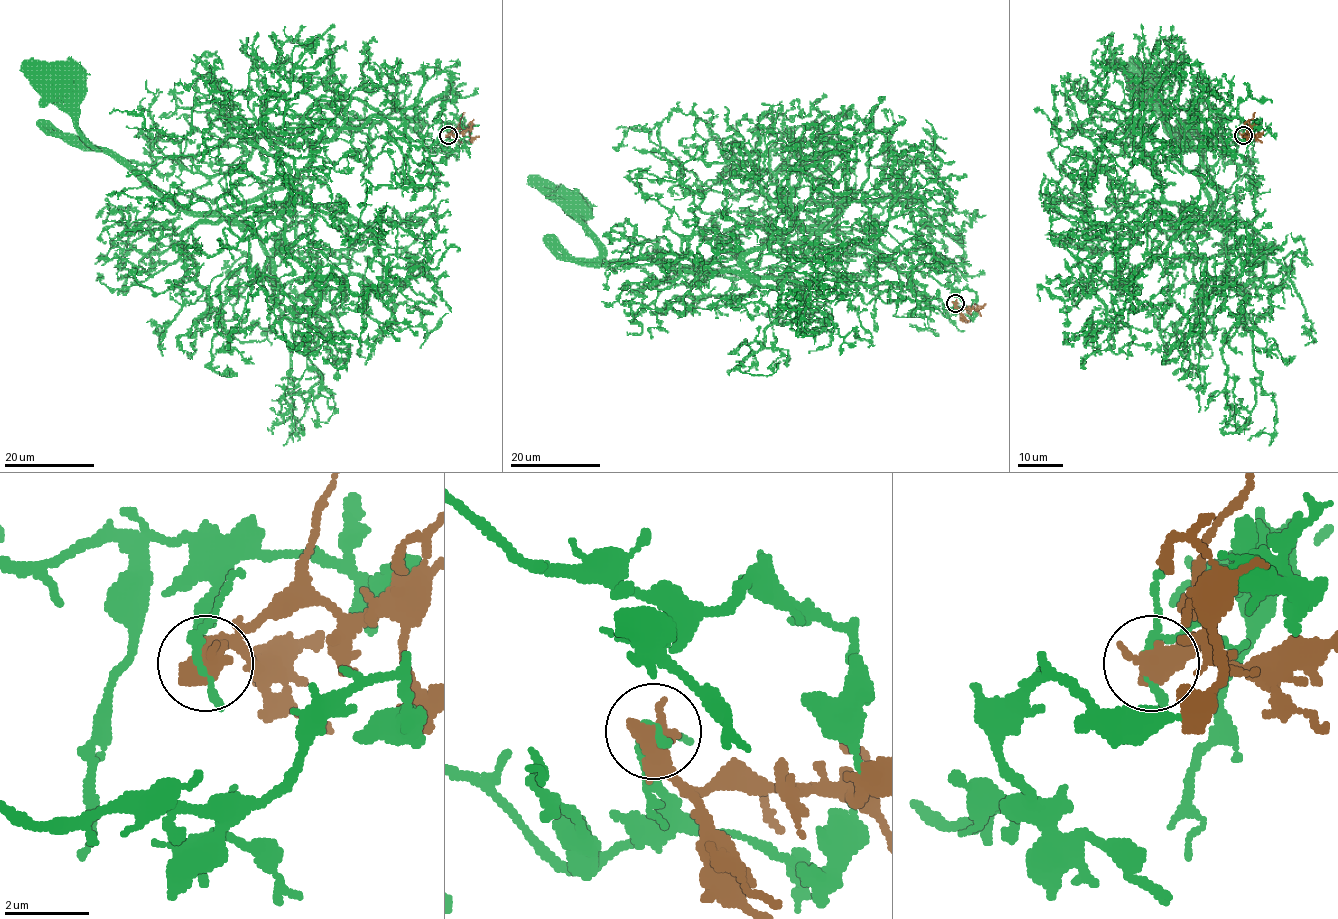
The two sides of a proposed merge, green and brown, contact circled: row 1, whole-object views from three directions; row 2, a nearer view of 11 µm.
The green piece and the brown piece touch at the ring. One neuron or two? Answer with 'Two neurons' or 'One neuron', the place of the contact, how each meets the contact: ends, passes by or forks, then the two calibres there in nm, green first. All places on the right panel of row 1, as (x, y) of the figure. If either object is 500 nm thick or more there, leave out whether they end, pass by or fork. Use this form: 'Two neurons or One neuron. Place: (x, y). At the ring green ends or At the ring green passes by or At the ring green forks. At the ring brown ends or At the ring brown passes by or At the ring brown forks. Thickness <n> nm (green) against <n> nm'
Two neurons. Place: (1243, 135). Thickness 140 nm (green) against 700 nm

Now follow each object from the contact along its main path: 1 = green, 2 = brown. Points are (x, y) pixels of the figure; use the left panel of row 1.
1: (448, 135), (404, 113), (348, 125), (316, 104), (305, 169), (183, 212), (95, 148), (65, 85)
2: (449, 135), (462, 129), (468, 130), (472, 138), (479, 137)

